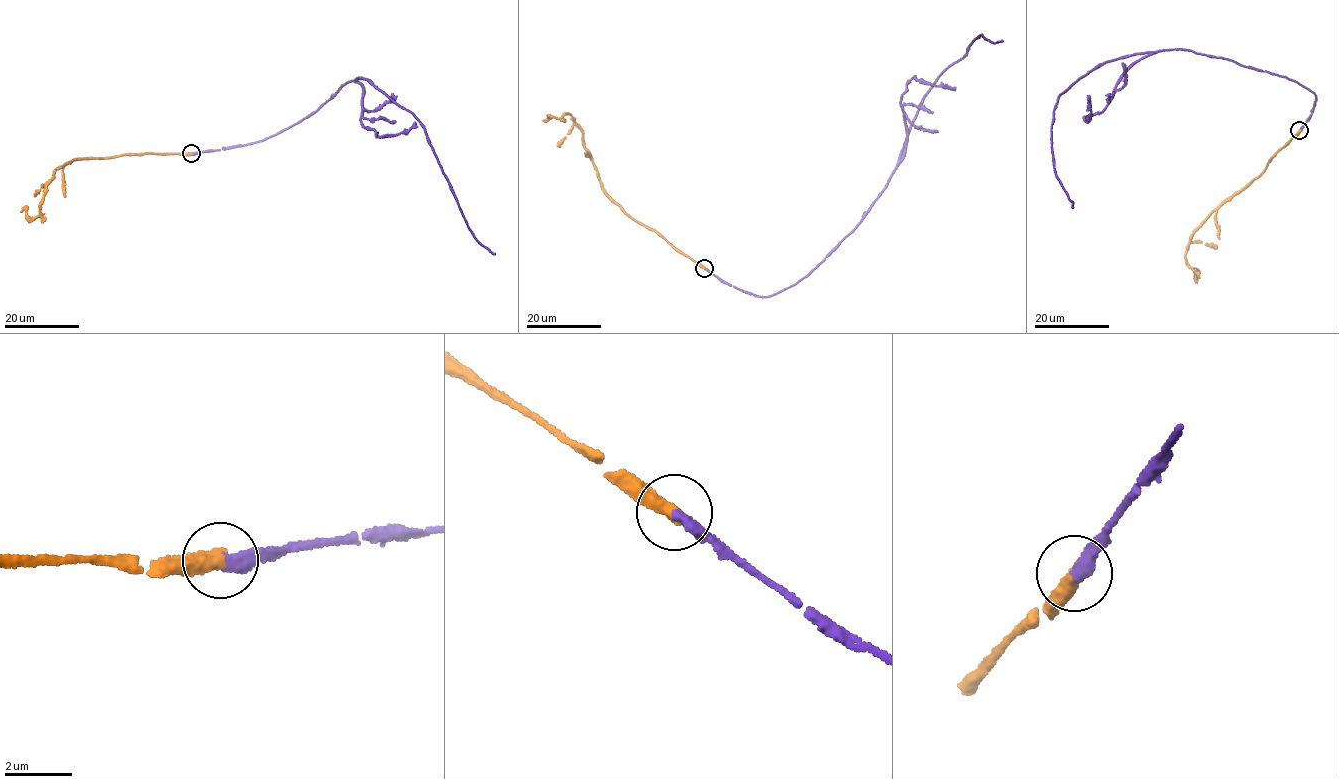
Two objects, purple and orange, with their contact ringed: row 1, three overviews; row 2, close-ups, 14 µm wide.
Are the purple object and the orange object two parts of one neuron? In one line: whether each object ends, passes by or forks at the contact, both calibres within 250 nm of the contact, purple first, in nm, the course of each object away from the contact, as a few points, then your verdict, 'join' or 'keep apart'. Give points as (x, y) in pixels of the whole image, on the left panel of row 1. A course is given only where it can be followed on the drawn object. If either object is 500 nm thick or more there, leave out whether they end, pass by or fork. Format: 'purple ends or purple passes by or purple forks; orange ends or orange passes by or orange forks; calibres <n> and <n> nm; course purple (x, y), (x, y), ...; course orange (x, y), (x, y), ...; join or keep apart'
purple ends; orange ends; calibres 400 and 440 nm; course purple (191, 153), (270, 137), (314, 113), (348, 82), (363, 78), (419, 122), (474, 236), (495, 253); course orange (191, 153), (147, 152), (66, 161), (55, 170), (47, 185), (38, 214), (30, 218), (25, 210), (21, 212); join

